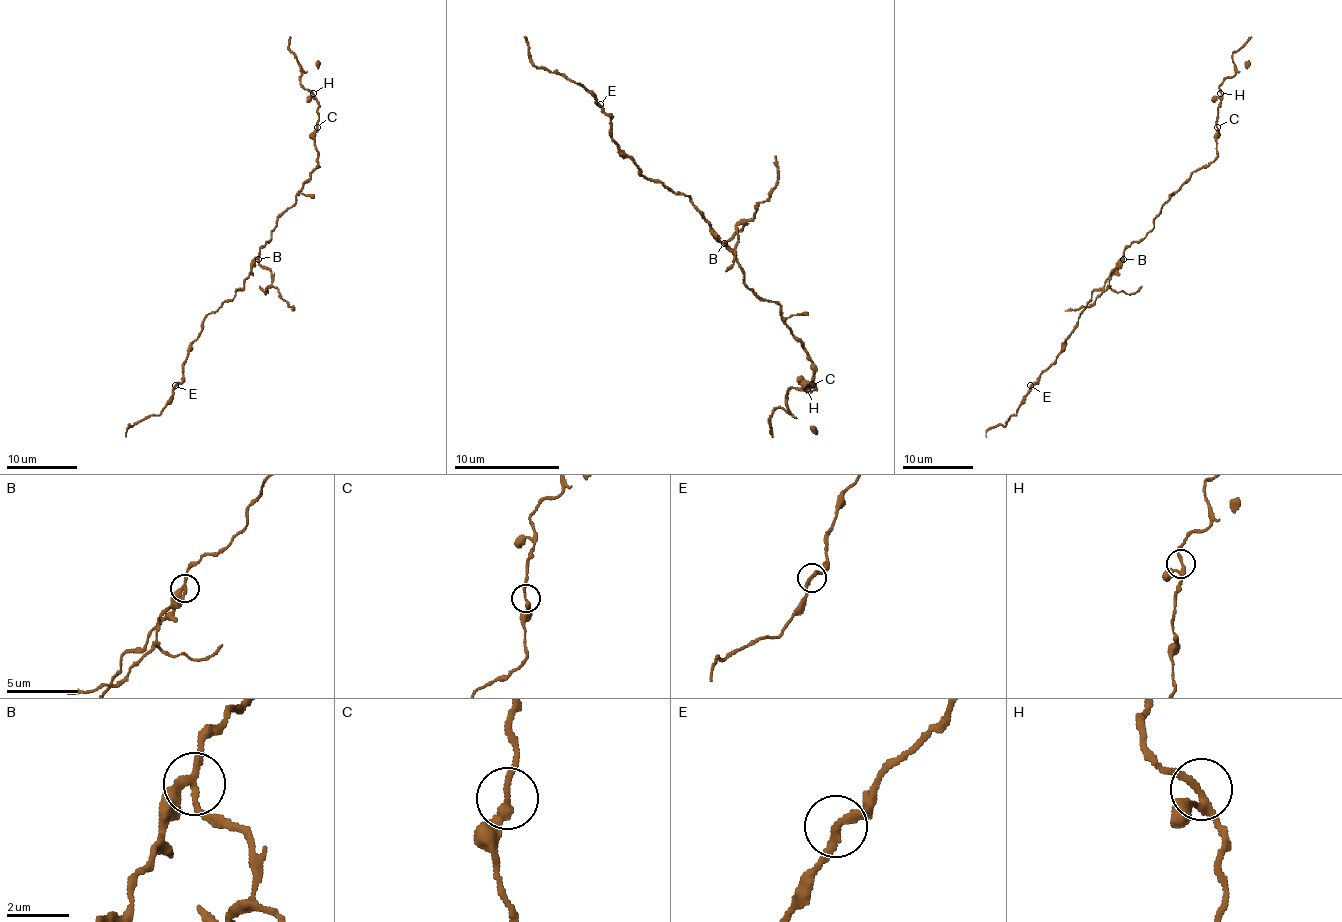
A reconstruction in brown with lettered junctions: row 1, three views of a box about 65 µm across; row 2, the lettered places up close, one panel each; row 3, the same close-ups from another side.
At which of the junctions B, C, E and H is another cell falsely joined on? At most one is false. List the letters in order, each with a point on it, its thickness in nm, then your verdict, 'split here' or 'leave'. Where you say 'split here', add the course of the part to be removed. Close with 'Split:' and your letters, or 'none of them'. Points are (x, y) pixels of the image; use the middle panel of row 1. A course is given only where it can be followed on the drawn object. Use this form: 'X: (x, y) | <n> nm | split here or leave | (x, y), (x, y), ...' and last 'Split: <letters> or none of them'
B: (724, 243) | 220 nm | split here | (725, 244), (772, 191), (778, 180), (775, 156)
C: (812, 384) | 240 nm | leave
E: (600, 104) | 240 nm | leave
H: (807, 389) | 200 nm | leave
Split: B

